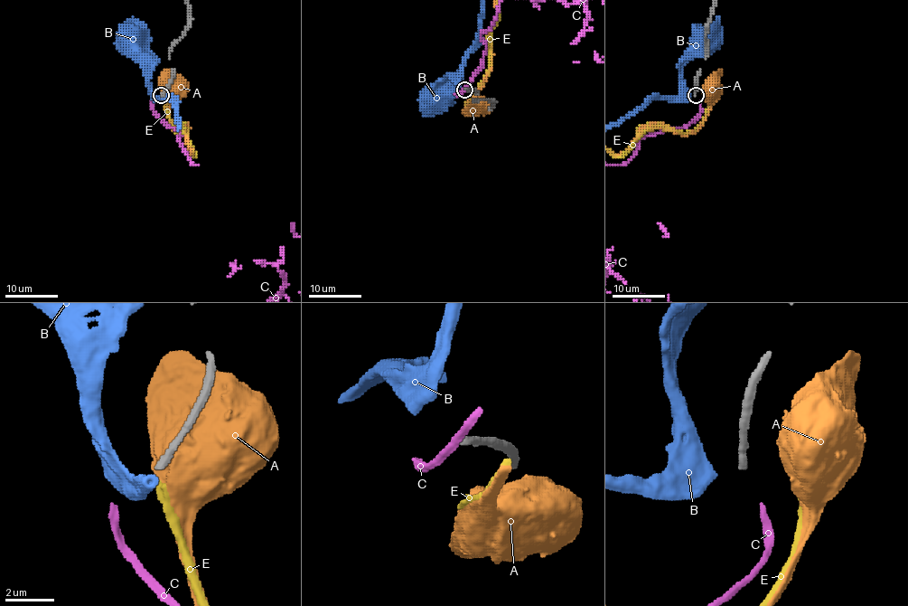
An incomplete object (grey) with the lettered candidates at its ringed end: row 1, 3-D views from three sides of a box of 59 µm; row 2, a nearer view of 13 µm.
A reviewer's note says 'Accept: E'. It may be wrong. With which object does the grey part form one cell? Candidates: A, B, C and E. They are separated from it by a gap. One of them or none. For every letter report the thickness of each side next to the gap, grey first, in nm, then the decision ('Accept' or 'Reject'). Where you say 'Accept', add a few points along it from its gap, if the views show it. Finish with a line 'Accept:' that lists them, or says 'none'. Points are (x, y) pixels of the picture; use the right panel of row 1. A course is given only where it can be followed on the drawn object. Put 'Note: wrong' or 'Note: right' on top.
Note: wrong
A: Thickness 280 nm (grey) against 900 nm. Reject
B: Thickness 280 nm (grey) against 550 nm. Reject
C: Thickness 280 nm (grey) against 300 nm. Reject
E: Thickness 280 nm (grey) against 360 nm. Reject
Accept: none

